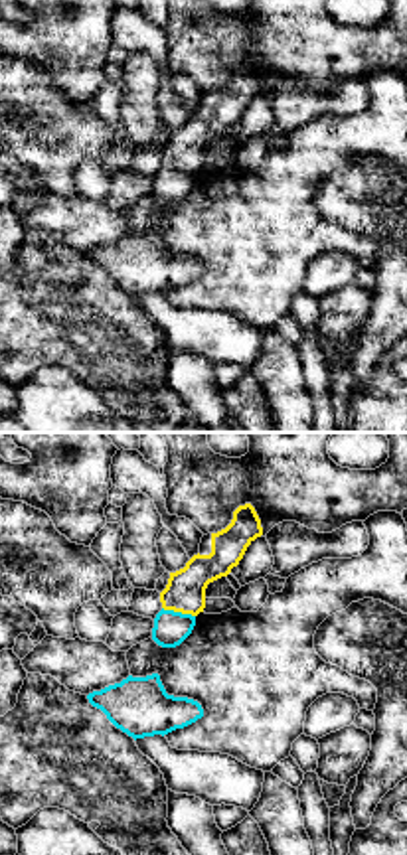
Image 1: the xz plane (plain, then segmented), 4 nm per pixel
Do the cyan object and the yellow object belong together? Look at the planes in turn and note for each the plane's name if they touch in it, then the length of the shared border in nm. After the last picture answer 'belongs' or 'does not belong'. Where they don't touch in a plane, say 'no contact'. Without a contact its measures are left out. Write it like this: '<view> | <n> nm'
xz | 140 nm

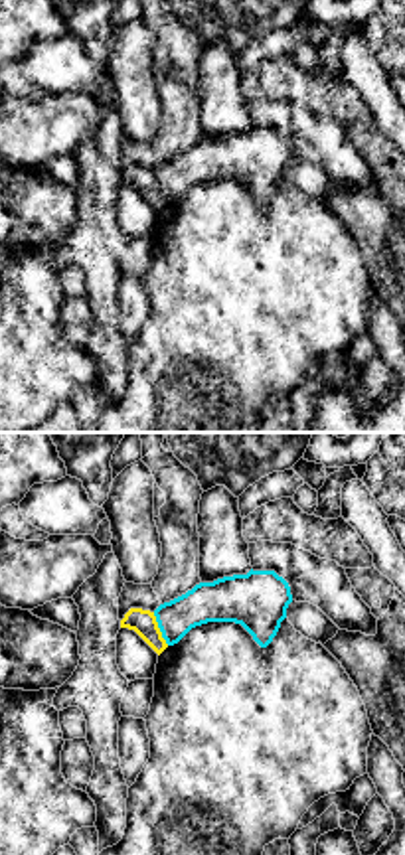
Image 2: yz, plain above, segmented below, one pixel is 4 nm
yz | 150 nm

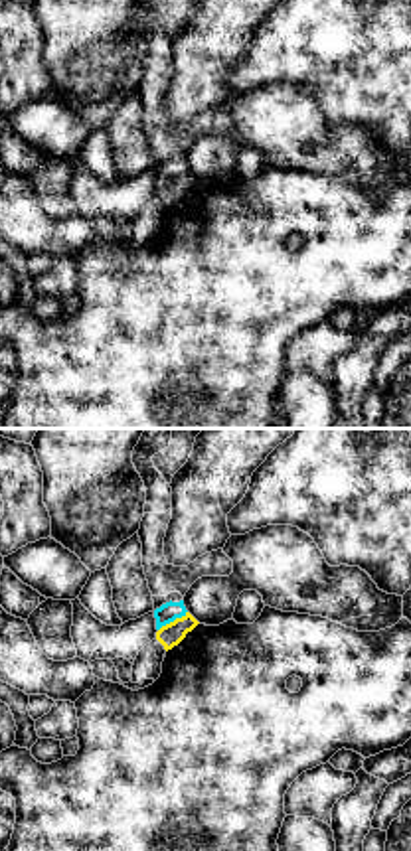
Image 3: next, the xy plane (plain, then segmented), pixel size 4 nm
xy | 150 nm

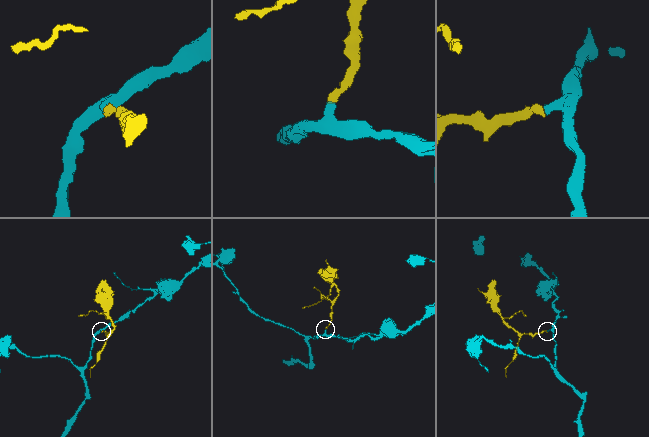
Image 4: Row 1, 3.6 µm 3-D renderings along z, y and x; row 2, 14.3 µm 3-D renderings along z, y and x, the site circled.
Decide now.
belongs

